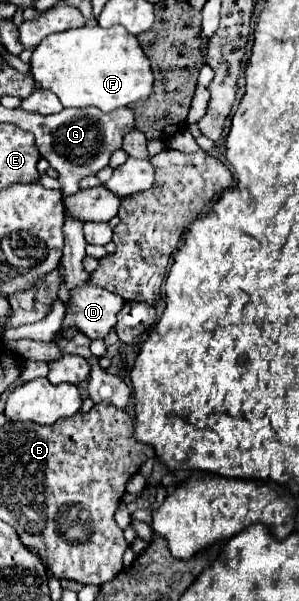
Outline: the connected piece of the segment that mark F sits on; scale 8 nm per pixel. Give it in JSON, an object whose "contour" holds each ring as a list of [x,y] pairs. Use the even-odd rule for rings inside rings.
{"contour":[[[84,25],[58,35],[48,35],[34,49],[30,69],[36,85],[56,93],[64,107],[98,107],[104,113],[148,99],[154,87],[154,73],[148,57],[138,39],[122,25],[110,29]]]}

